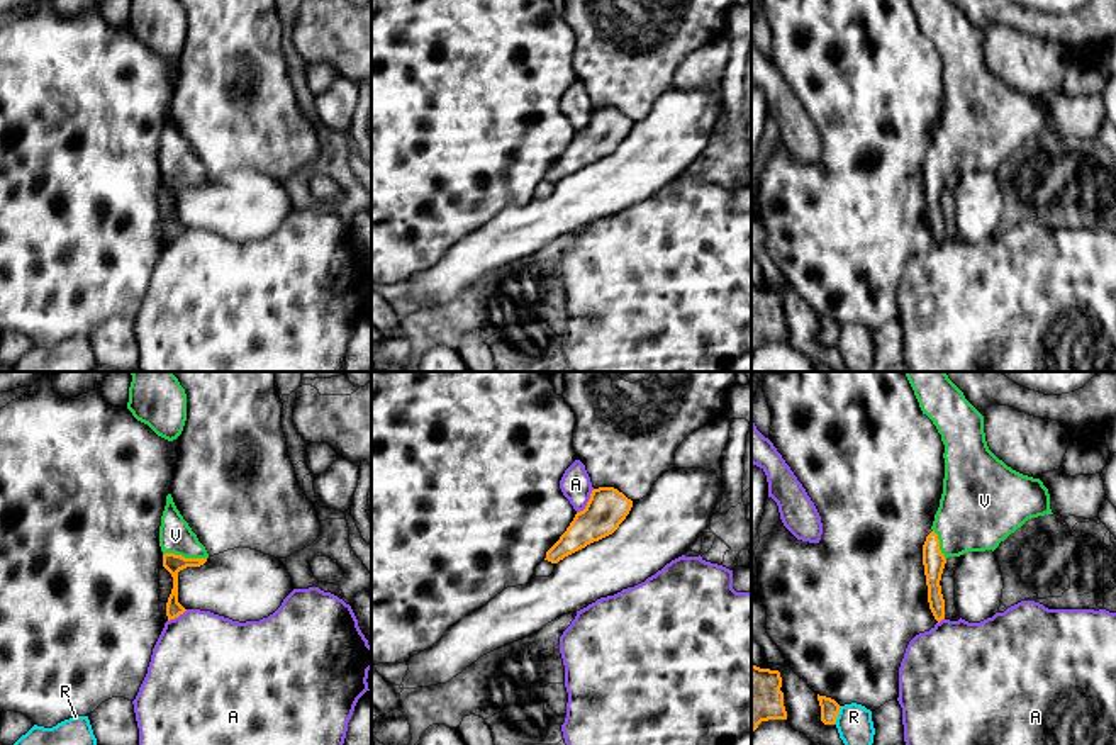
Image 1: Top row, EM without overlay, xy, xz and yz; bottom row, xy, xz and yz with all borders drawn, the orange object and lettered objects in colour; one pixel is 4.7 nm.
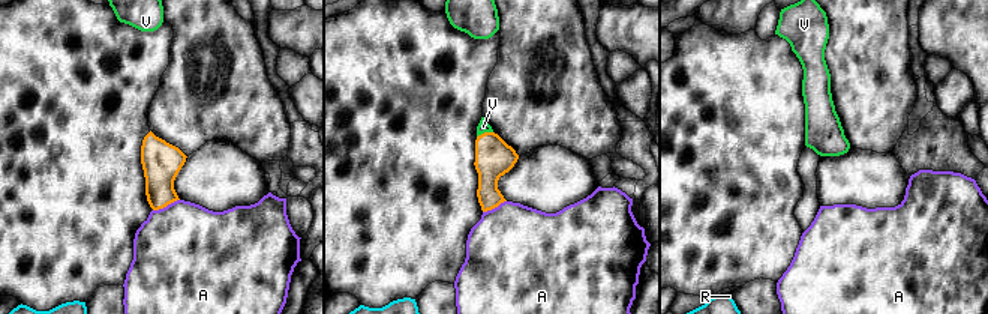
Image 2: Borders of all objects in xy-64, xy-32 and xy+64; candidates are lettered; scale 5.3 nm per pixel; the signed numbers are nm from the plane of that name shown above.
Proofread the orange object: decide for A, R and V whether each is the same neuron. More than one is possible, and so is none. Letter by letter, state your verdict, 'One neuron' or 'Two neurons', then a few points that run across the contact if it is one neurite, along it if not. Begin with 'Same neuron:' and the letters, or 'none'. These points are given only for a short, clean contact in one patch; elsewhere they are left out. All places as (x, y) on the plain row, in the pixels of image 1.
Same neuron: V
A: Two neurons
R: Two neurons
V: One neuron. Line: xy (173, 184), (184, 177), (175, 155)

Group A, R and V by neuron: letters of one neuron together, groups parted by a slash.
A / R / V

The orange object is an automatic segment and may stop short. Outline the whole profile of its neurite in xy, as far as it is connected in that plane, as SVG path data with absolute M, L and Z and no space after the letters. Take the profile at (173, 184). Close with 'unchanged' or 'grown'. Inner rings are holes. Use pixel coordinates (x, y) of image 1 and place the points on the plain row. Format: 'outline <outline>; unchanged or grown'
outline M171 114L166 115L166 126L161 136L159 166L163 171L163 187L173 197L173 209L166 222L166 236L170 241L187 231L178 222L178 192L187 187L200 187L209 178L205 166L176 129Z; grown

